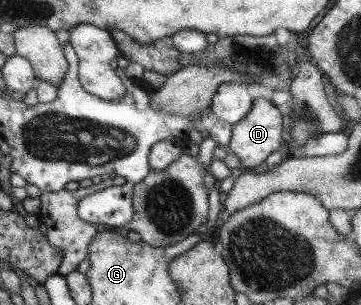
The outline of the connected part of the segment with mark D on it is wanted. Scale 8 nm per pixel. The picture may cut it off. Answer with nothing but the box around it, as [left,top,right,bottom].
[226,97,282,167]

